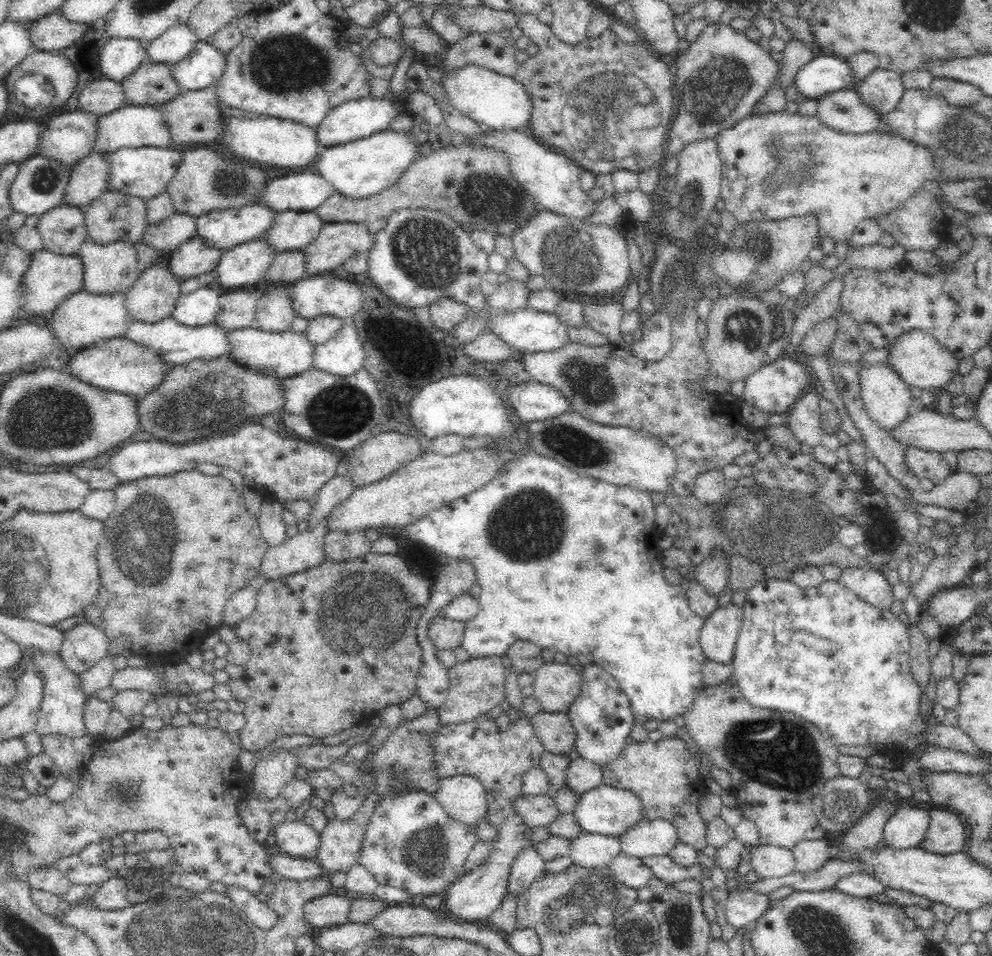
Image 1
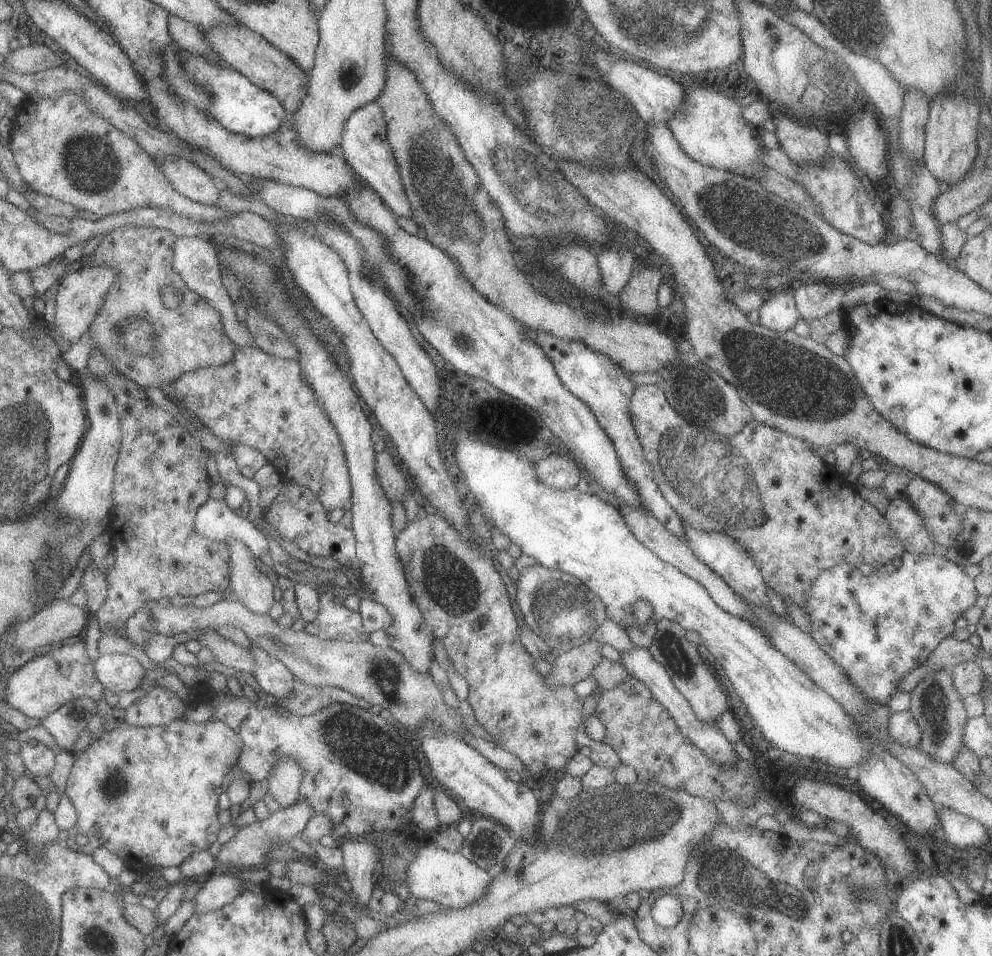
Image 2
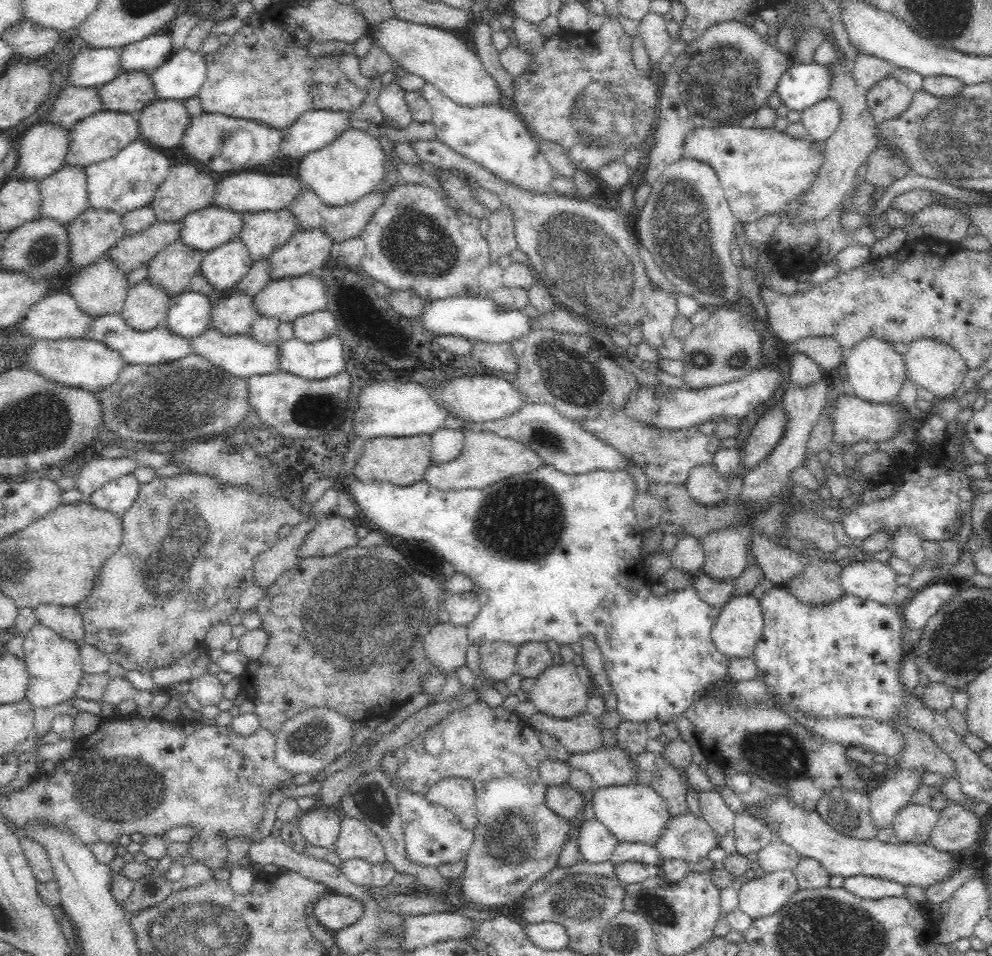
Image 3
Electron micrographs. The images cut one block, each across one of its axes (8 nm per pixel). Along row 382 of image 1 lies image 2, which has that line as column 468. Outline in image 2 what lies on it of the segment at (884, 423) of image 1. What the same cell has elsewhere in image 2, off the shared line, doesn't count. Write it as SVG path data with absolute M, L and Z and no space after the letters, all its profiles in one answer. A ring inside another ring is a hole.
M430 842L418 844L415 858L409 862L405 874L405 885L411 896L419 900L432 901L446 909L461 909L467 904L473 904L475 900L479 900L479 896L484 896L487 884L492 880L485 869L478 868L459 852L446 852Z

